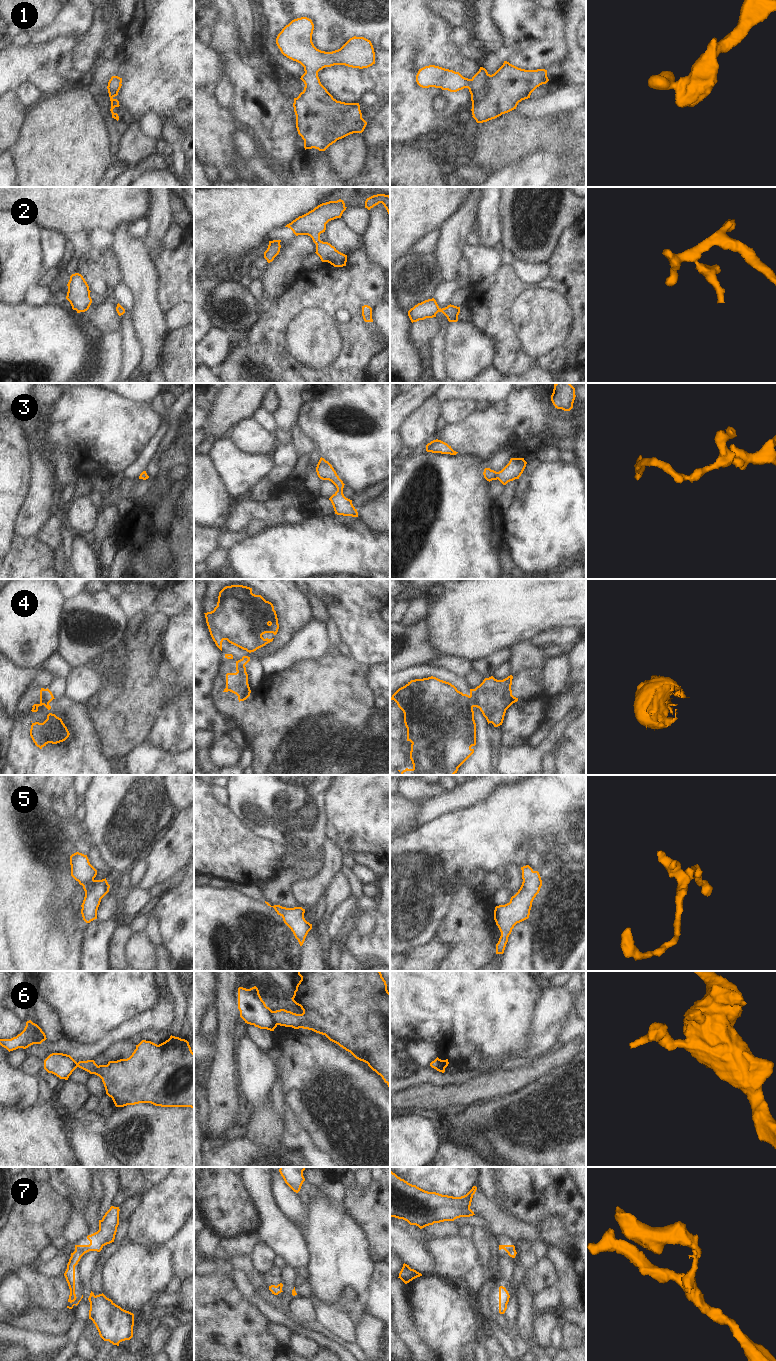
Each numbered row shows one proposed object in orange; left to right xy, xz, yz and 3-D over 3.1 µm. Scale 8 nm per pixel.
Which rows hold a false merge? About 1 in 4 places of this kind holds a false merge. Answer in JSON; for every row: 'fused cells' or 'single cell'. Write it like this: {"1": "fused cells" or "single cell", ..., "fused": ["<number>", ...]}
{"1": "single cell", "2": "single cell", "3": "single cell", "4": "fused cells", "5": "single cell", "6": "fused cells", "7": "fused cells", "fused": ["4", "6", "7"]}

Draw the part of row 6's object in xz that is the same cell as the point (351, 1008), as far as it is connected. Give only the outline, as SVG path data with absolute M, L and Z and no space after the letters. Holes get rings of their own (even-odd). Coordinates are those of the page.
M298 971L301 980L292 1001L301 1007L302 1014L285 1009L273 1011L276 1024L294 1029L308 1029L325 1035L330 1041L363 1061L382 1077L390 1089L390 993L380 971Z

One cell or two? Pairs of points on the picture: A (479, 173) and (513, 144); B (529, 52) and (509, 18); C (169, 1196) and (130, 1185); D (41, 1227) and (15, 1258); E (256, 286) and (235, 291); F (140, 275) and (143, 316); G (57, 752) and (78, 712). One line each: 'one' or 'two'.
A: two
B: one
C: two
D: one
E: two
F: one
G: one

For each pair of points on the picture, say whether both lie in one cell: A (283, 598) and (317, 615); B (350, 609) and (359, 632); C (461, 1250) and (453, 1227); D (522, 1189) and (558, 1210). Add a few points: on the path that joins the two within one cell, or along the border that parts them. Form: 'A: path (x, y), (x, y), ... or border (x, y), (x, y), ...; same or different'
A: border (306, 597), (311, 608), (312, 619); different
B: path (356, 615), (359, 626); same
C: border (458, 1234), (452, 1236); different
D: path (533, 1180), (540, 1187), (545, 1187), (556, 1198); same

